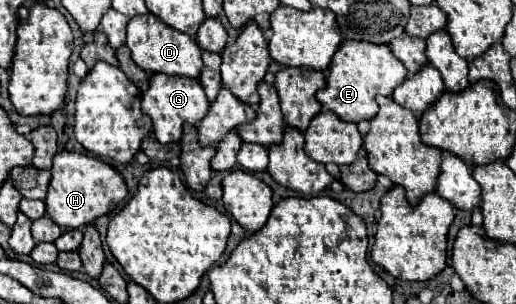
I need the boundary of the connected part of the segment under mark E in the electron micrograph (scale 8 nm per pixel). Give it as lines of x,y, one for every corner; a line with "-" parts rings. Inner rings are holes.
345,41
339,51
335,53
329,73
327,73
327,87
321,89
315,97
321,105
333,111
339,119
349,123
371,121
377,115
377,95
389,97
391,91
407,79
407,69
387,45
375,43
361,43
361,41

